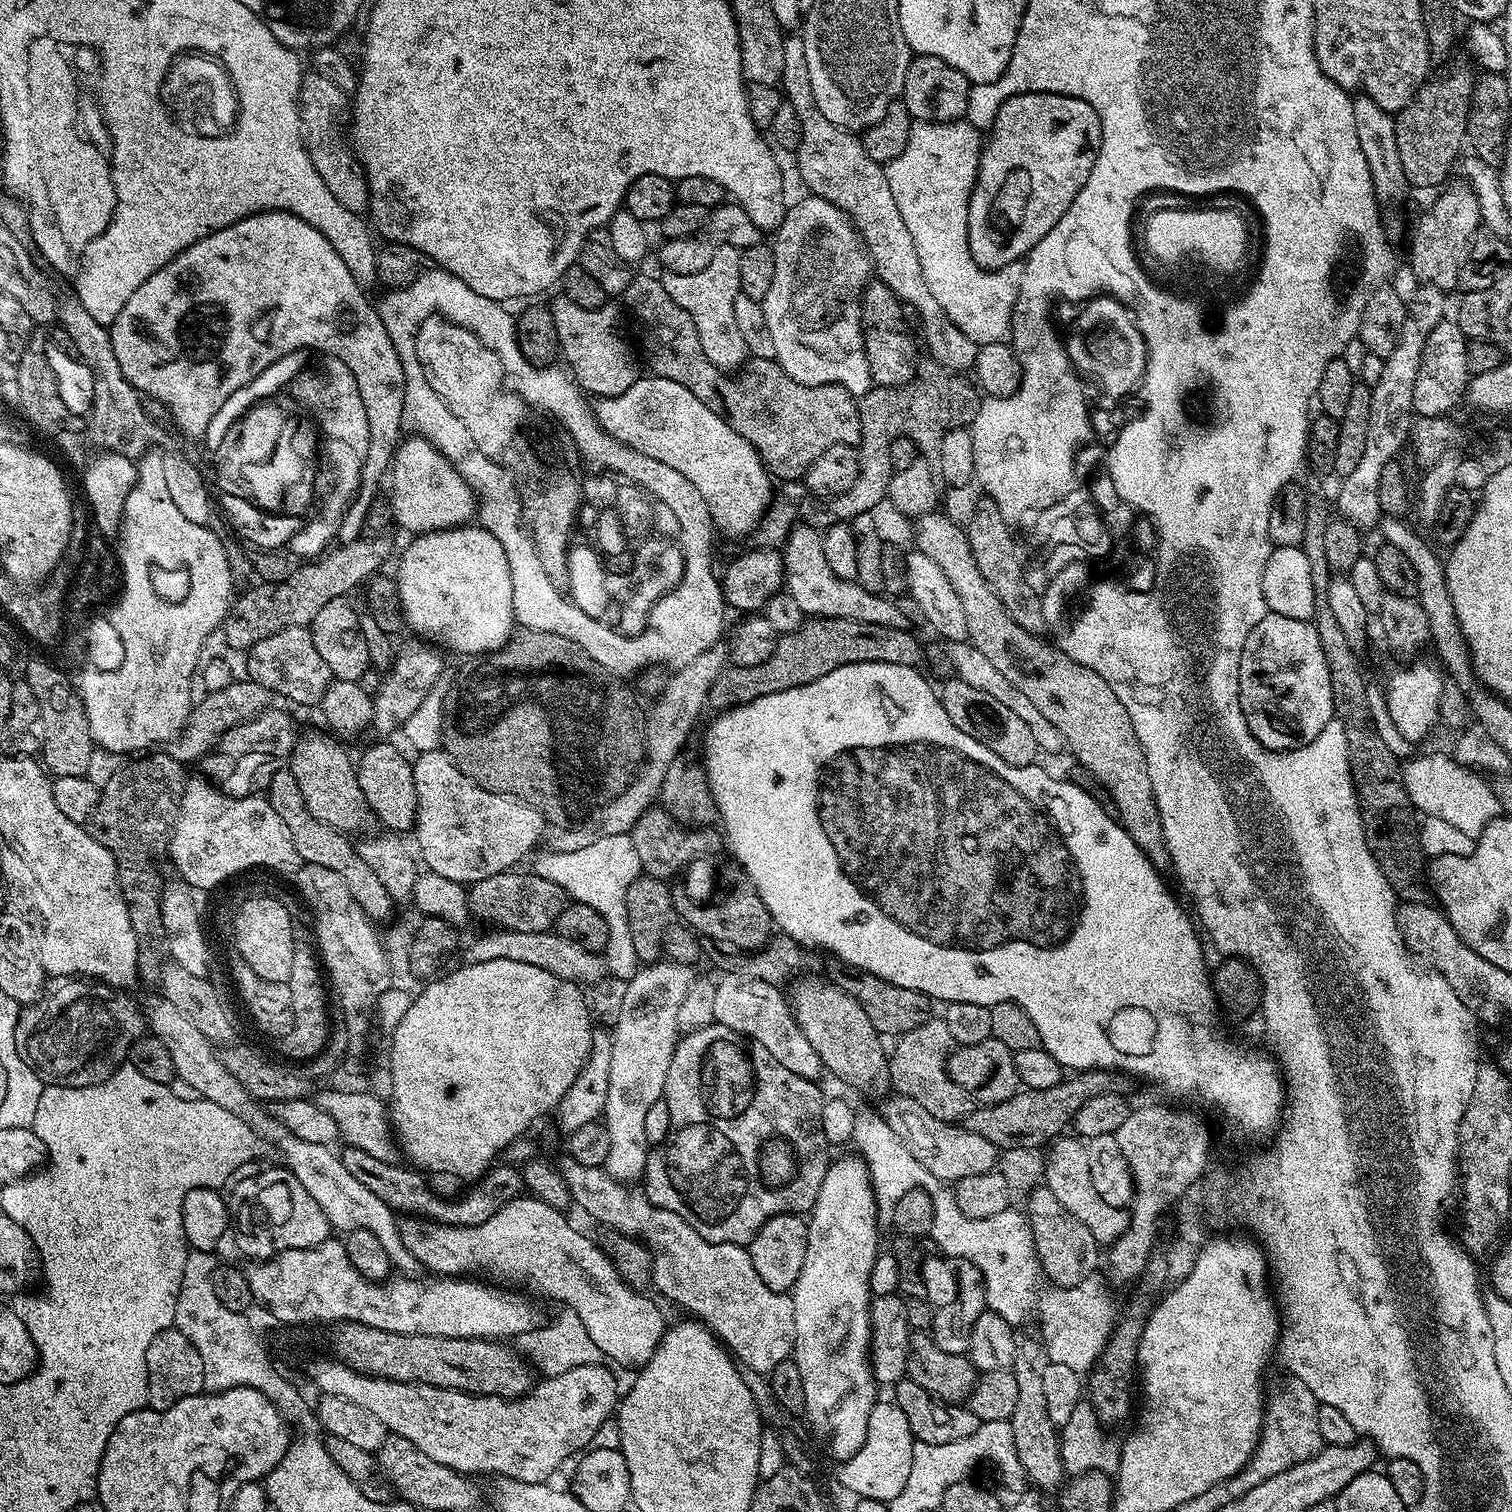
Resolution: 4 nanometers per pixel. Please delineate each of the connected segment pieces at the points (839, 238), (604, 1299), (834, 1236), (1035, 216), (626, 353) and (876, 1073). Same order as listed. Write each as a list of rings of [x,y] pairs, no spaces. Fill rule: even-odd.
[[[804,194],[804,197],[796,205],[789,207],[784,213],[784,221],[774,233],[774,243],[772,244],[774,254],[774,282],[770,282],[770,290],[766,290],[762,301],[764,317],[766,318],[766,330],[770,332],[770,342],[774,344],[774,359],[779,364],[780,369],[790,378],[794,378],[803,384],[840,384],[857,398],[863,398],[868,393],[868,389],[873,387],[870,366],[866,362],[864,353],[864,327],[860,325],[860,293],[863,292],[868,281],[873,279],[874,269],[872,260],[868,256],[868,249],[860,241],[860,236],[856,233],[856,228],[848,219],[847,214],[838,206],[834,206],[826,198]]]
[[[538,1196],[526,1197],[505,1199],[489,1220],[472,1228],[435,1224],[433,1220],[421,1220],[418,1216],[404,1216],[399,1221],[400,1237],[406,1250],[414,1254],[417,1263],[423,1267],[425,1264],[432,1271],[429,1273],[437,1277],[460,1278],[465,1274],[485,1272],[493,1276],[488,1277],[493,1281],[505,1280],[508,1284],[524,1282],[542,1296],[566,1302],[565,1307],[578,1315],[603,1357],[609,1357],[624,1366],[643,1367],[653,1356],[666,1331],[664,1316],[657,1304],[646,1298],[645,1293],[629,1287],[595,1241],[578,1231],[559,1207],[536,1198]]]
[[[855,1155],[852,1156],[846,1157],[845,1160],[833,1159],[826,1170],[826,1178],[822,1178],[822,1190],[810,1210],[810,1215],[807,1217],[806,1262],[802,1262],[802,1274],[798,1274],[798,1282],[792,1287],[790,1293],[794,1302],[794,1330],[796,1331],[794,1359],[798,1370],[802,1374],[802,1394],[806,1394],[803,1415],[806,1417],[813,1433],[814,1431],[821,1432],[828,1439],[829,1450],[837,1456],[837,1461],[840,1462],[851,1458],[866,1442],[867,1419],[870,1418],[872,1407],[878,1401],[878,1395],[876,1395],[878,1385],[876,1376],[872,1373],[872,1361],[870,1359],[870,1349],[872,1347],[872,1301],[874,1299],[870,1289],[871,1268],[874,1266],[877,1256],[882,1252],[880,1232],[876,1229],[876,1203],[878,1203],[878,1197],[876,1191],[872,1188],[872,1175],[868,1173],[868,1165],[864,1163],[863,1159],[857,1158]]]
[[[1027,92],[1026,94],[1011,96],[1009,100],[1002,102],[1002,106],[994,118],[992,127],[987,133],[986,143],[983,145],[980,154],[976,185],[968,203],[968,241],[970,242],[970,254],[974,258],[974,262],[978,262],[980,268],[991,270],[1006,266],[1015,260],[1024,260],[1028,253],[1032,251],[1032,248],[1038,246],[1038,242],[1042,242],[1042,238],[1046,238],[1046,234],[1050,234],[1050,230],[1054,226],[1058,226],[1058,218],[1062,218],[1062,214],[1066,214],[1066,210],[1070,210],[1070,202],[1074,202],[1074,198],[1078,198],[1078,190],[1082,190],[1082,186],[1086,186],[1086,178],[1090,178],[1090,170],[1094,170],[1094,162],[1098,158],[1101,138],[1102,126],[1100,125],[1098,114],[1094,110],[1094,106],[1082,102],[1082,98],[1059,96],[1058,94],[1050,94],[1049,92]]]
[[[563,294],[556,296],[550,302],[554,326],[557,327],[561,357],[566,360],[575,383],[596,398],[608,399],[625,393],[640,378],[640,364],[624,334],[621,309],[612,305],[615,303],[606,302],[602,307],[586,310]]]
[[[810,978],[800,981],[790,991],[790,1003],[799,1028],[806,1034],[829,1073],[836,1074],[848,1085],[870,1096],[882,1098],[891,1091],[889,1057],[882,1048],[883,1039],[856,999],[850,998],[829,981]]]

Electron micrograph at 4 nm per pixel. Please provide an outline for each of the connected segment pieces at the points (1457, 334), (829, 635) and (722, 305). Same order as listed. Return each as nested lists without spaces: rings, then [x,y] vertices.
[[[1445,318],[1430,330],[1430,338],[1426,338],[1426,346],[1420,355],[1420,365],[1416,368],[1414,378],[1414,402],[1412,411],[1417,417],[1447,417],[1448,412],[1462,400],[1467,389],[1470,373],[1466,366],[1466,346],[1468,340],[1455,319]]]
[[[812,618],[801,624],[797,632],[783,633],[777,639],[774,654],[770,654],[766,662],[749,668],[725,667],[714,686],[710,686],[708,704],[716,710],[727,710],[759,696],[806,686],[830,674],[830,670],[838,670],[838,666],[897,664],[919,669],[924,664],[924,649],[925,645],[919,644],[905,627],[874,626],[846,618]]]
[[[718,246],[718,250],[714,250],[714,258],[710,258],[709,264],[702,266],[702,270],[694,274],[665,271],[662,276],[668,299],[676,303],[683,315],[692,319],[702,354],[706,354],[706,358],[714,362],[714,366],[725,370],[739,369],[750,356],[746,342],[742,342],[742,334],[738,334],[738,326],[734,322],[736,297],[741,295],[739,257],[740,249],[734,246]]]

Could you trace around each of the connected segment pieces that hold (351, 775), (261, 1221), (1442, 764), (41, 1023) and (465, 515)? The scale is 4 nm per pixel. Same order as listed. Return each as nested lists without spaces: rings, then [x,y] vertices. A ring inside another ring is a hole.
[[[308,732],[297,739],[294,750],[290,755],[290,770],[294,778],[298,778],[298,786],[302,789],[302,796],[306,806],[320,822],[331,828],[336,828],[345,834],[360,832],[368,823],[373,823],[374,817],[368,809],[366,798],[362,794],[362,786],[358,786],[354,756],[343,748],[341,741],[335,735],[323,736],[320,732]]]
[[[265,1167],[257,1176],[238,1182],[231,1189],[230,1212],[234,1219],[230,1228],[236,1231],[236,1248],[253,1261],[269,1260],[288,1248],[313,1248],[329,1239],[330,1225],[326,1214],[306,1194],[298,1178],[287,1167]]]
[[[1436,752],[1405,763],[1401,769],[1401,780],[1419,813],[1441,818],[1473,840],[1484,832],[1485,826],[1501,815],[1497,791],[1491,789],[1477,771],[1459,764],[1451,755]]]
[[[72,978],[67,982],[60,982],[52,993],[27,1005],[21,1011],[20,1021],[16,1027],[16,1034],[19,1037],[16,1049],[38,1074],[38,1078],[45,1084],[57,1084],[67,1088],[85,1088],[91,1084],[100,1084],[104,1080],[109,1080],[116,1069],[127,1061],[128,1052],[132,1048],[132,1043],[140,1039],[146,1032],[146,1016],[140,1008],[127,996],[127,991],[117,990],[103,982],[89,982],[84,978]]]
[[[413,442],[406,445],[406,451],[403,455],[402,466],[398,468],[398,488],[394,496],[394,508],[392,512],[398,523],[411,534],[423,534],[425,532],[440,532],[444,528],[456,528],[469,523],[474,514],[474,508],[477,504],[476,494],[472,487],[454,470],[450,461],[430,443],[419,444]]]

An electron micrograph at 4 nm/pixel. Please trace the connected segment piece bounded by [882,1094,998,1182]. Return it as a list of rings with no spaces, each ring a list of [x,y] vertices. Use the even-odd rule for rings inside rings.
[[[892,1094],[883,1103],[882,1115],[890,1130],[894,1130],[894,1134],[906,1145],[914,1159],[941,1182],[955,1182],[974,1174],[986,1174],[997,1167],[998,1150],[993,1144],[986,1142],[982,1134],[974,1134],[955,1123],[934,1118],[930,1110],[921,1108],[915,1102],[910,1103],[906,1096]]]

